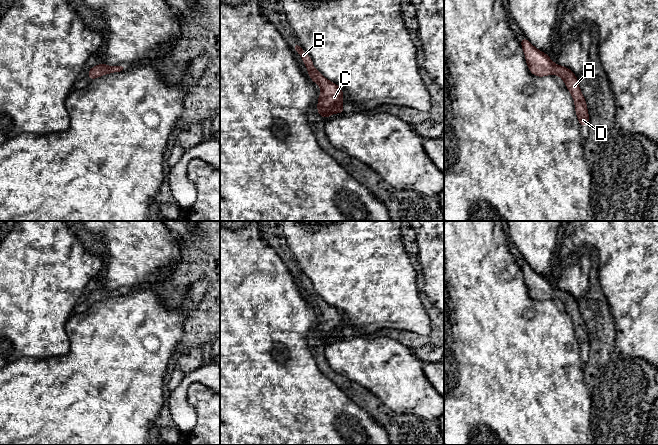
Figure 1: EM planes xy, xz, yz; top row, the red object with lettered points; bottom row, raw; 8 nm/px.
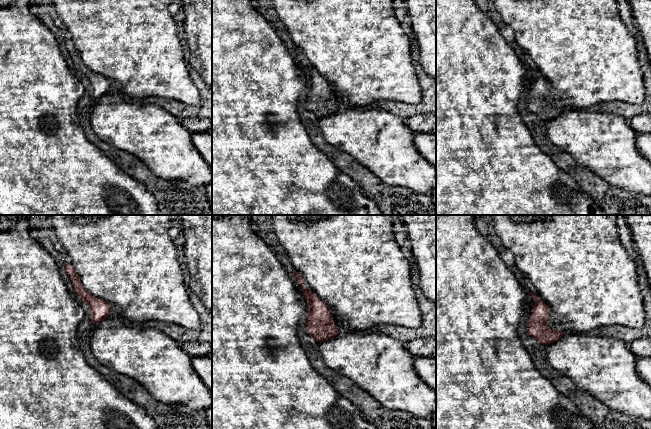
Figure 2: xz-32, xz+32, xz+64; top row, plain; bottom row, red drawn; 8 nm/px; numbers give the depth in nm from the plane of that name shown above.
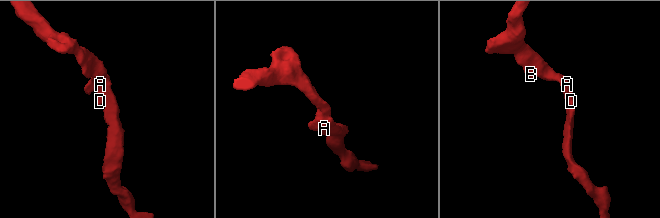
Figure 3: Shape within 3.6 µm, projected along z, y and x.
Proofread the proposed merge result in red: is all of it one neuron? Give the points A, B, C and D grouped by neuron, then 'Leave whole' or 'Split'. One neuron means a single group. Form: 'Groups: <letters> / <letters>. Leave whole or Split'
Groups: A B C D. Leave whole

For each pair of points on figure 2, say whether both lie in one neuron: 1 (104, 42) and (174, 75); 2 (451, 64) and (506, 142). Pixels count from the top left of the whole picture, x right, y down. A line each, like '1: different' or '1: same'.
1: same
2: same

